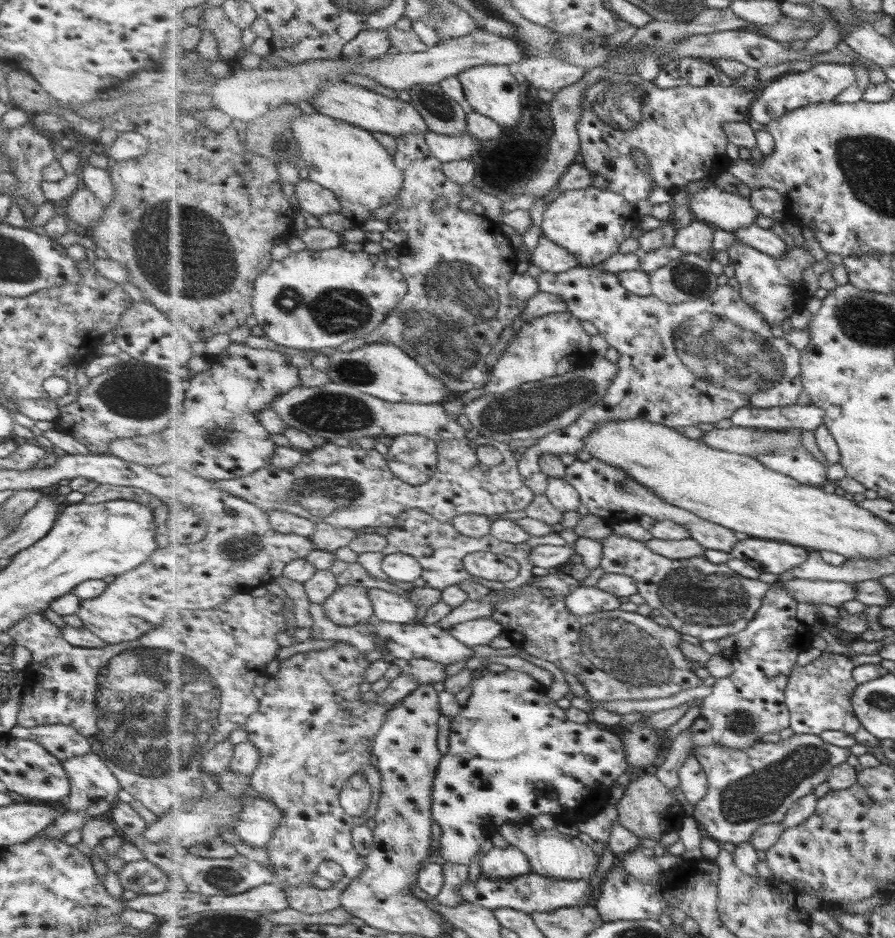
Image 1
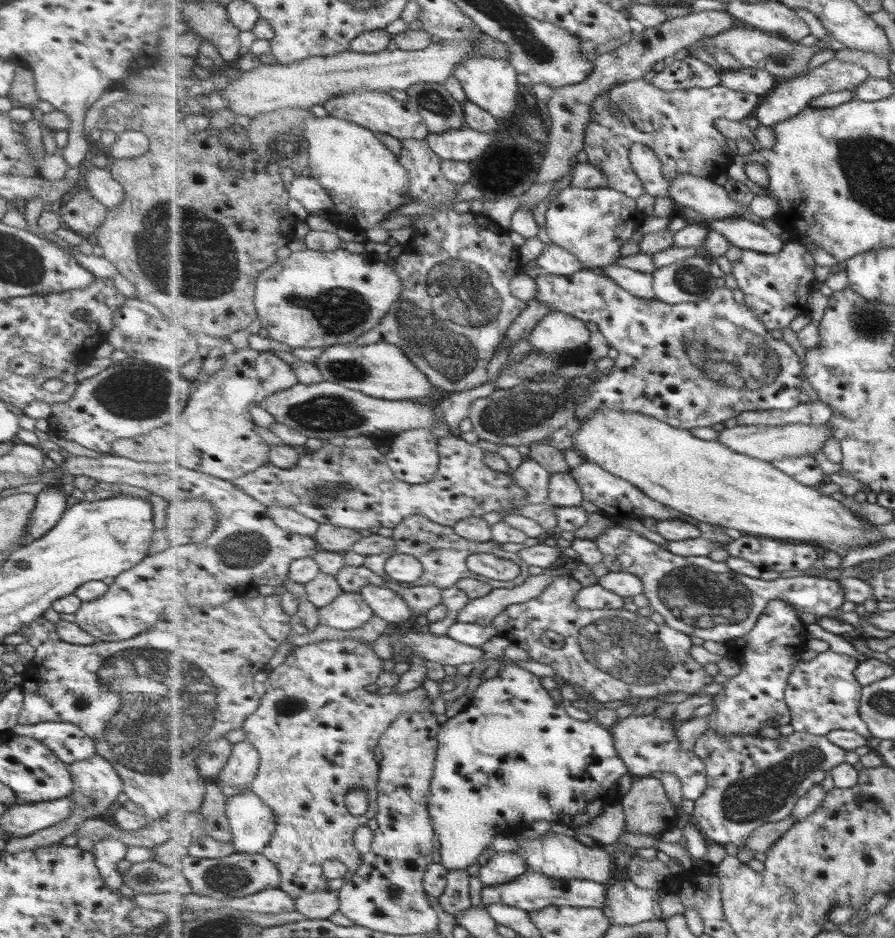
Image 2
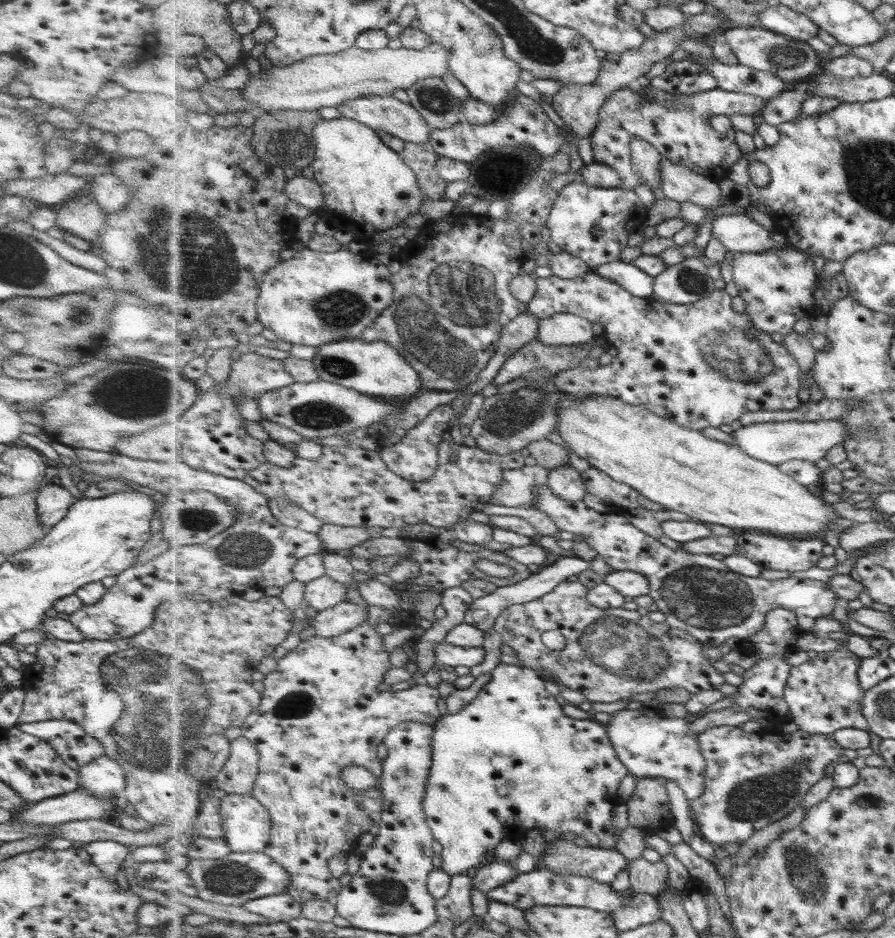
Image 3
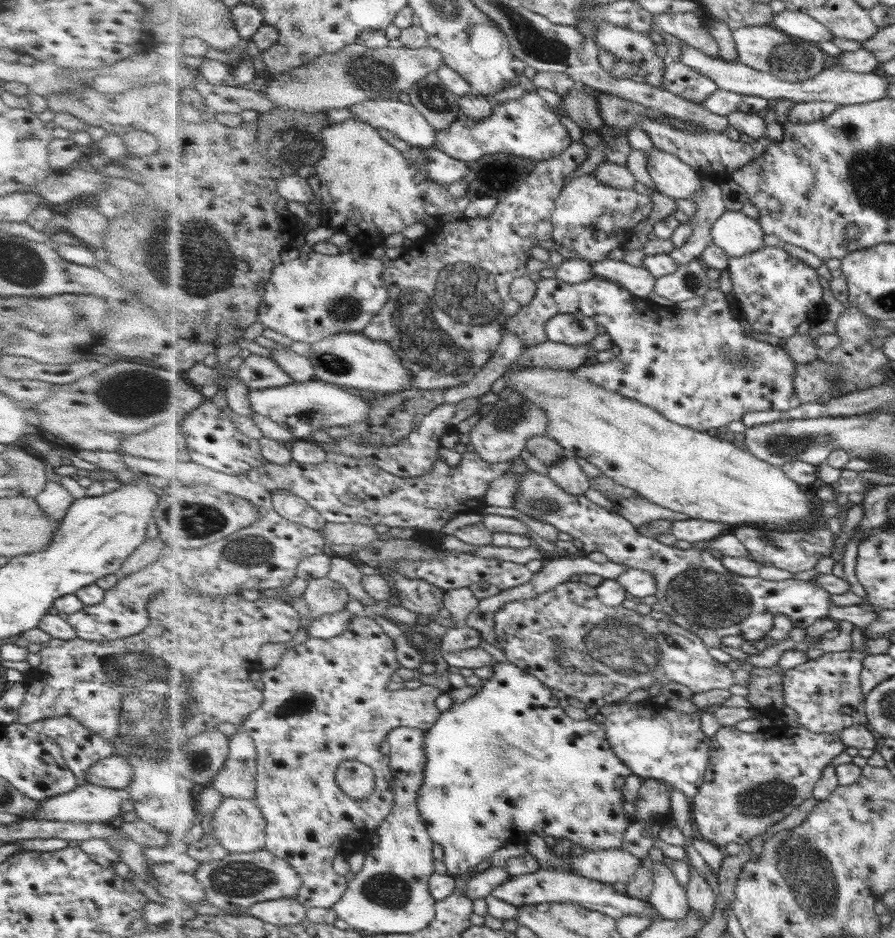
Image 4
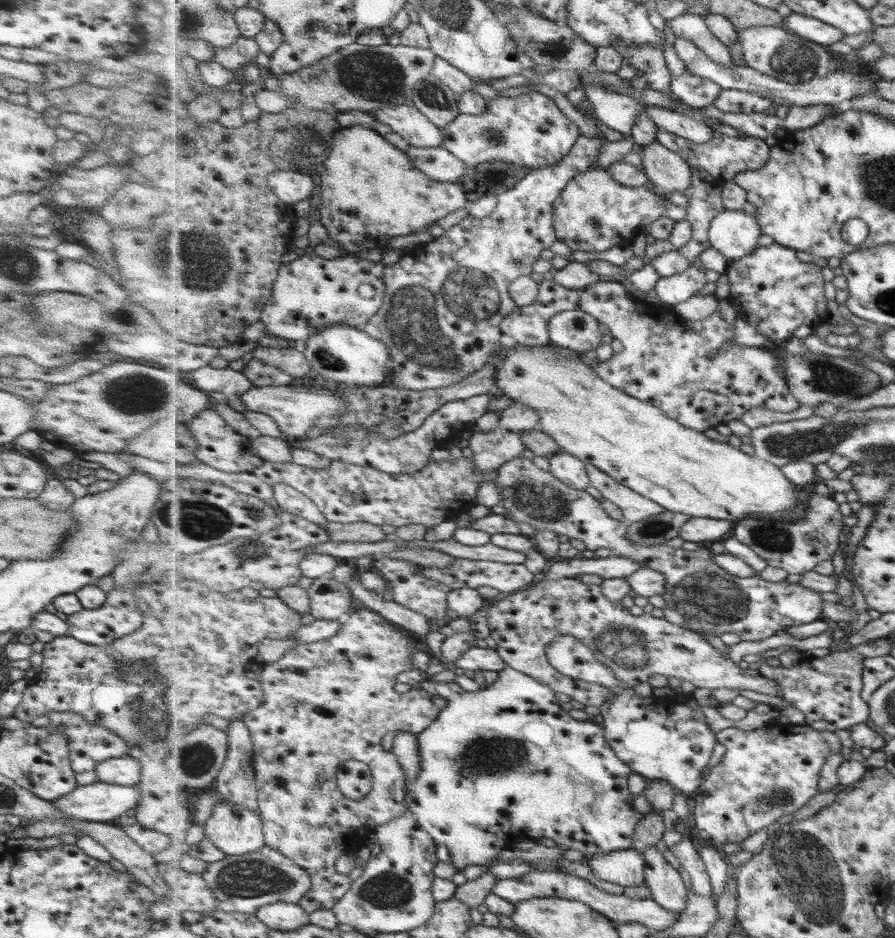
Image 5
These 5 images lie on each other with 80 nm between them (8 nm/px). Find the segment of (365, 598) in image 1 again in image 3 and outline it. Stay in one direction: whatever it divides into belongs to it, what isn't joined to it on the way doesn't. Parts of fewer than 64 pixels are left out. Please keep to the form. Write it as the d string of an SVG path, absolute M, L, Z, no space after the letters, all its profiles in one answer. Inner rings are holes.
M344 600L327 610L318 612L314 618L316 635L331 638L357 628L367 620L367 609L359 604Z

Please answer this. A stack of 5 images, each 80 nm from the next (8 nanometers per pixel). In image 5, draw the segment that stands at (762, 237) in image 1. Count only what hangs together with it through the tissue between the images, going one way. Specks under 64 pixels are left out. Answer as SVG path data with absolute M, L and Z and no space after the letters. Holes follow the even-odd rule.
M725 209L712 220L708 235L713 247L720 250L728 259L739 260L759 247L759 236L763 233L755 214Z

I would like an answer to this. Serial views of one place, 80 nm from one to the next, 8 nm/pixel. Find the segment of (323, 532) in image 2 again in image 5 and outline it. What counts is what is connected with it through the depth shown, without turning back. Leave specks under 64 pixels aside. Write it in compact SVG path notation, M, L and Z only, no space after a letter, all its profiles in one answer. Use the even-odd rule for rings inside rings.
M329 521L328 533L335 542L381 542L385 540L385 532L379 525L370 522L340 523Z

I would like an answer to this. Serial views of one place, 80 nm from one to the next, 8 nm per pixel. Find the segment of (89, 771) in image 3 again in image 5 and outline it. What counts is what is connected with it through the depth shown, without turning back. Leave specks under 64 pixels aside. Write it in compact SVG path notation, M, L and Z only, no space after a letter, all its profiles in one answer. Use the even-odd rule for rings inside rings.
M130 756L111 758L95 766L97 782L133 786L139 781L139 765Z

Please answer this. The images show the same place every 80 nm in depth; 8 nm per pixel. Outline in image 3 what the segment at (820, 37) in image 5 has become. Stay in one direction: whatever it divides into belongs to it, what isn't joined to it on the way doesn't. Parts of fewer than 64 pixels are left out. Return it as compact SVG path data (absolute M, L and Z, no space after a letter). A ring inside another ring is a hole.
M783 3L776 7L769 5L760 14L759 26L803 42L807 42L809 38L817 38L820 29L812 18Z

